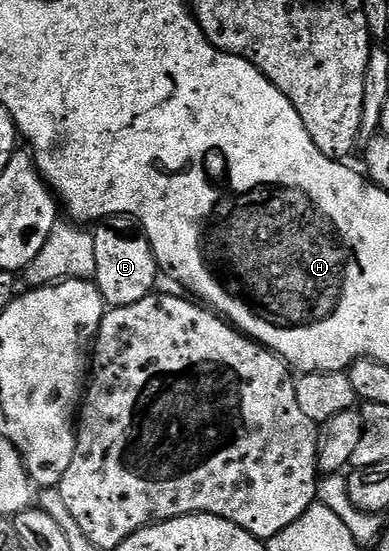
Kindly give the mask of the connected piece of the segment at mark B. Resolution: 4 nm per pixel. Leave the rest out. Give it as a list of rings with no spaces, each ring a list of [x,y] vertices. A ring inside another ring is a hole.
[[[101,225],[98,226],[101,227],[98,231],[92,232],[95,241],[95,273],[93,279],[97,284],[99,293],[105,298],[109,307],[135,305],[135,301],[143,301],[143,297],[154,294],[156,287],[153,286],[157,283],[157,275],[159,276],[157,258],[144,234],[124,235],[123,232],[116,231],[115,228],[109,226],[113,225]]]

